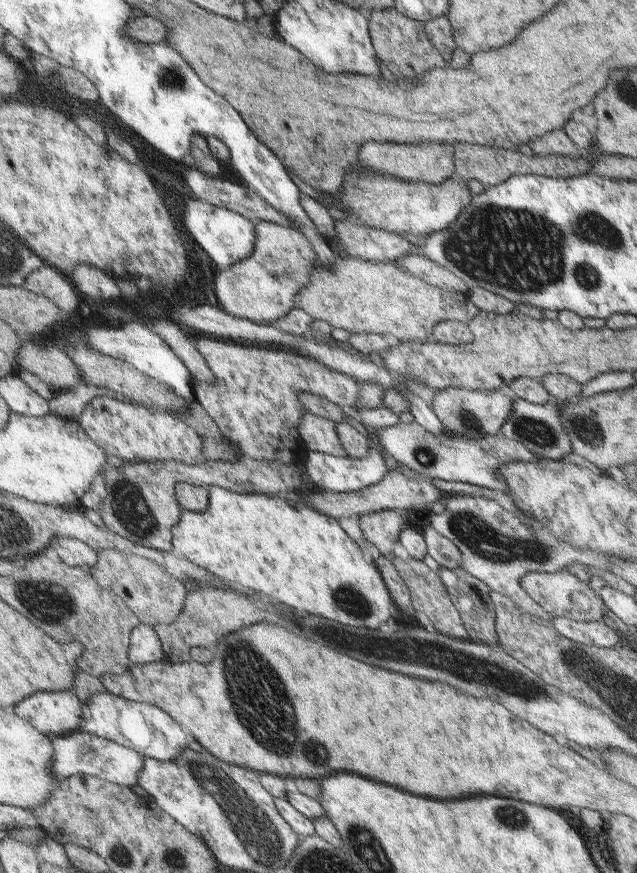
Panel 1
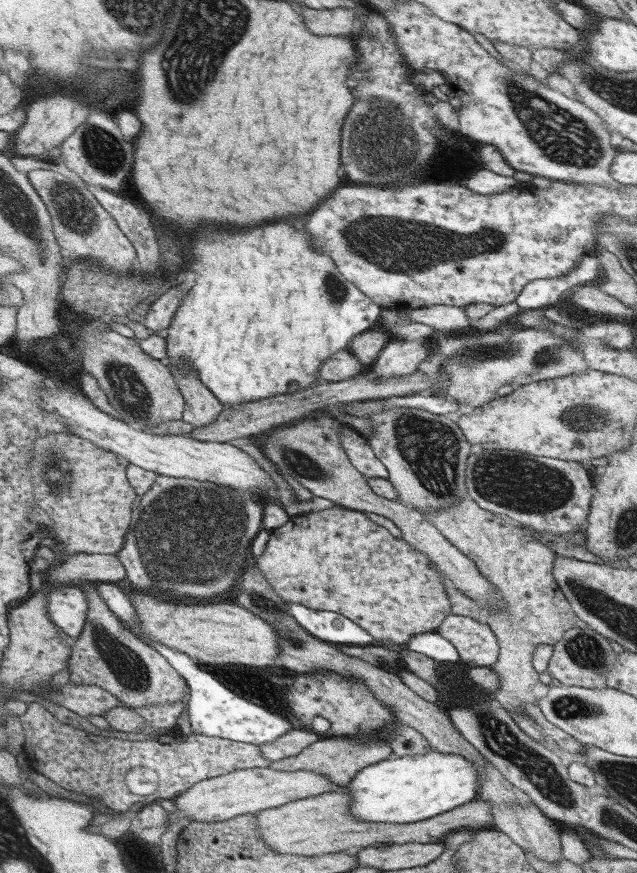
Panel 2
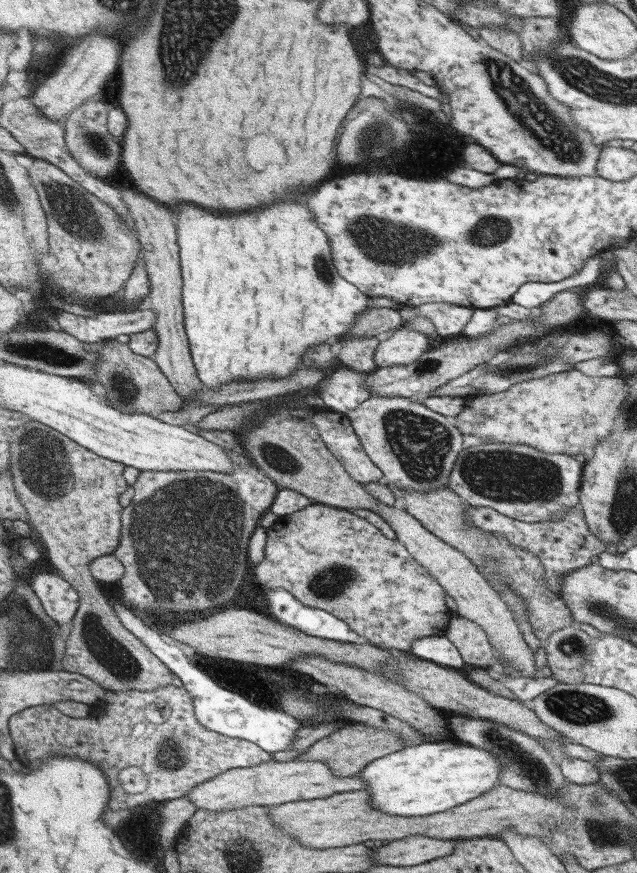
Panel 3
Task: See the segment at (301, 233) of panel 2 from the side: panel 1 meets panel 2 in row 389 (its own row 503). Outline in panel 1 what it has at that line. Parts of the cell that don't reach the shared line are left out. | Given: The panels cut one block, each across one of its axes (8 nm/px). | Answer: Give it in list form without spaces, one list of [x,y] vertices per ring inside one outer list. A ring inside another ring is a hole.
[[[221,486],[209,488],[209,498],[211,504],[205,512],[183,510],[183,520],[173,528],[173,544],[175,552],[199,564],[211,576],[237,588],[267,596],[271,602],[285,604],[303,614],[319,614],[341,626],[353,626],[353,630],[375,630],[389,616],[393,616],[389,612],[393,602],[387,594],[387,586],[381,582],[383,576],[379,576],[379,568],[363,558],[359,546],[341,528],[337,518],[305,504],[305,500],[303,504],[293,506],[283,496],[237,494]]]

